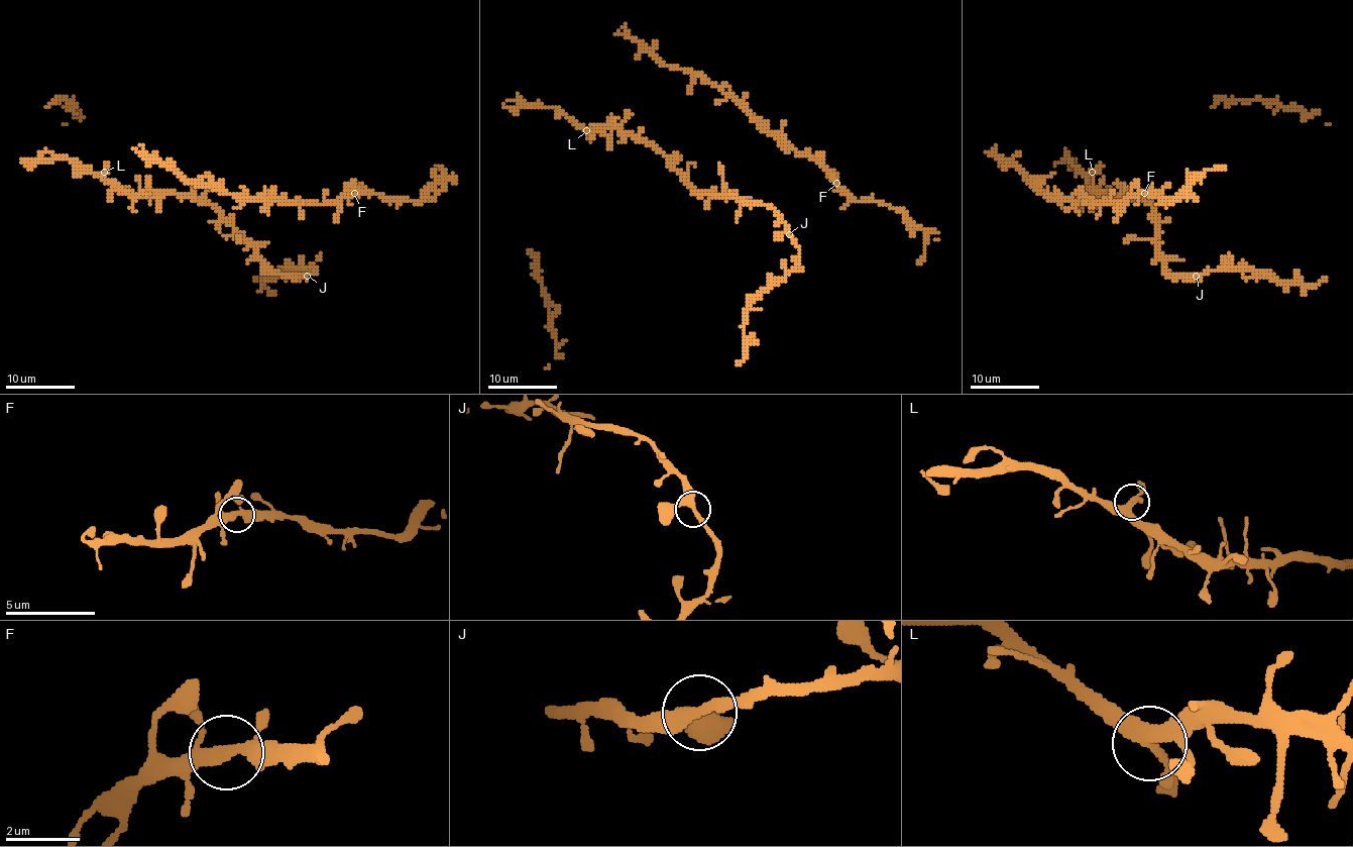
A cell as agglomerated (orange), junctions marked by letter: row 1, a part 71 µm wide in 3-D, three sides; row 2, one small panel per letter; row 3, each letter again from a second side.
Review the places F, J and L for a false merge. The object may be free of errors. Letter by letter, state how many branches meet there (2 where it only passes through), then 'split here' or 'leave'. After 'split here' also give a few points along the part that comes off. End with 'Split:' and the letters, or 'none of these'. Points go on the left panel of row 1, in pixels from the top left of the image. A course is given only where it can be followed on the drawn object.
F: 3 | leave
J: 3 | leave
L: 3 | leave
Split: none of these

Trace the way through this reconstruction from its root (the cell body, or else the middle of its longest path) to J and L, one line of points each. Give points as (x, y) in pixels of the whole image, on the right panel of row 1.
J: (1075, 195), (1130, 195), (1144, 200), (1153, 209), (1154, 243), (1163, 270), (1168, 275), (1197, 275)
L: (1075, 195), (1087, 195), (1087, 181), (1092, 172)

